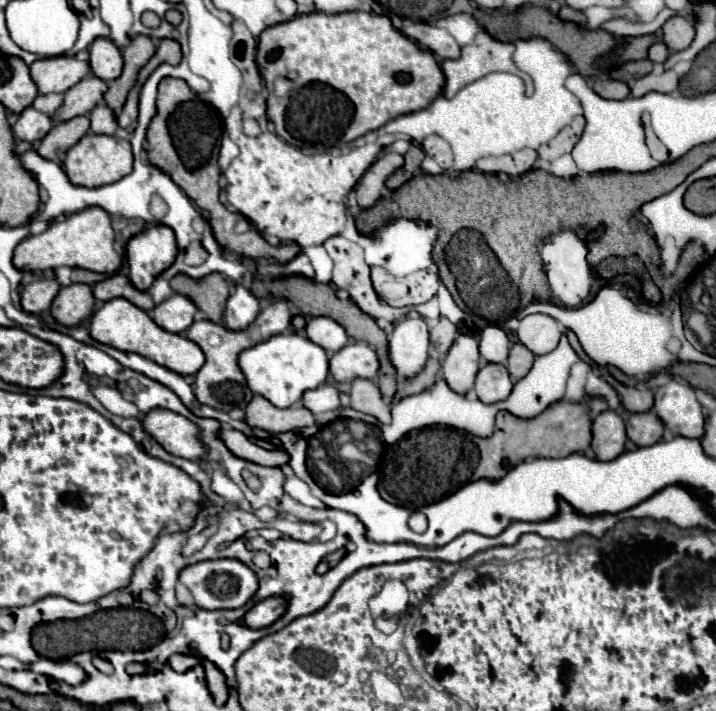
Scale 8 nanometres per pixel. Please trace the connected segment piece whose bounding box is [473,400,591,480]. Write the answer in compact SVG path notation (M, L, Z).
M561 400L549 406L539 416L529 420L515 418L509 412L499 412L495 434L491 438L475 438L475 444L479 448L481 460L473 472L473 480L479 480L479 478L501 480L513 466L519 464L519 460L525 460L529 456L531 458L565 458L569 454L583 452L591 444L589 408L585 404L573 404L573 402Z

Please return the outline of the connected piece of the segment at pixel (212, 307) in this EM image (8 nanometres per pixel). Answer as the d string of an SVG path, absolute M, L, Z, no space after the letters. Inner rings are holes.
M179 274L169 284L177 294L187 296L199 310L203 310L207 314L207 320L215 324L223 322L225 302L229 298L229 284L221 274L209 274L203 280L193 280Z

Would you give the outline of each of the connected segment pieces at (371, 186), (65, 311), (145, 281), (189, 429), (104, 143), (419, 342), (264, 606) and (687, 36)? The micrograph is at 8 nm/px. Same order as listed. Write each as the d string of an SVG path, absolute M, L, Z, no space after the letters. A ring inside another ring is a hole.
M389 152L385 154L383 158L375 160L367 172L363 174L357 190L355 190L355 196L357 196L357 202L359 202L359 208L371 208L379 198L381 198L381 192L383 192L383 186L385 186L385 180L397 170L401 168L403 164L403 156L401 154L395 154L395 152Z
M71 284L59 290L51 304L53 318L63 326L77 326L93 314L93 292L87 284Z
M163 224L149 226L127 244L129 280L137 290L147 290L153 280L175 262L175 256L177 242L173 230Z
M155 408L143 416L141 424L143 430L151 434L169 454L187 460L205 458L205 446L199 440L199 428L185 416Z
M87 132L65 156L63 170L75 186L87 186L87 188L99 188L105 184L113 184L127 176L133 170L133 154L131 144L127 140L119 140L115 136L93 136L93 132Z
M417 314L399 322L389 336L389 358L397 378L417 376L429 358L429 332L423 318Z
M279 596L261 600L243 616L243 624L247 628L253 628L253 630L267 628L285 612L285 608L287 608L287 602L281 600Z
M673 16L669 18L663 28L663 42L669 50L673 52L679 52L679 50L685 50L693 38L695 38L695 28L693 28L693 20L685 18L685 16Z

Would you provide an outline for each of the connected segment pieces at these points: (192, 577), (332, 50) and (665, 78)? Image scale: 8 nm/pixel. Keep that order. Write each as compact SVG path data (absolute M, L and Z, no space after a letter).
M203 560L191 566L185 566L179 572L179 582L189 588L195 598L195 604L205 610L221 610L221 608L241 608L251 596L257 592L257 576L253 570L239 560Z
M315 12L271 26L259 36L257 66L269 92L273 90L277 76L287 76L289 72L297 74L297 86L287 98L267 98L267 116L275 124L277 136L281 136L287 144L295 148L313 148L319 152L353 142L355 138L381 128L385 122L401 114L427 108L443 92L445 84L445 76L431 52L419 50L413 40L405 38L393 28L387 16L369 12L343 12L333 16Z
M665 70L661 74L647 74L631 86L631 96L645 96L647 92L661 92L661 94L671 94L677 90L679 76L673 70Z

